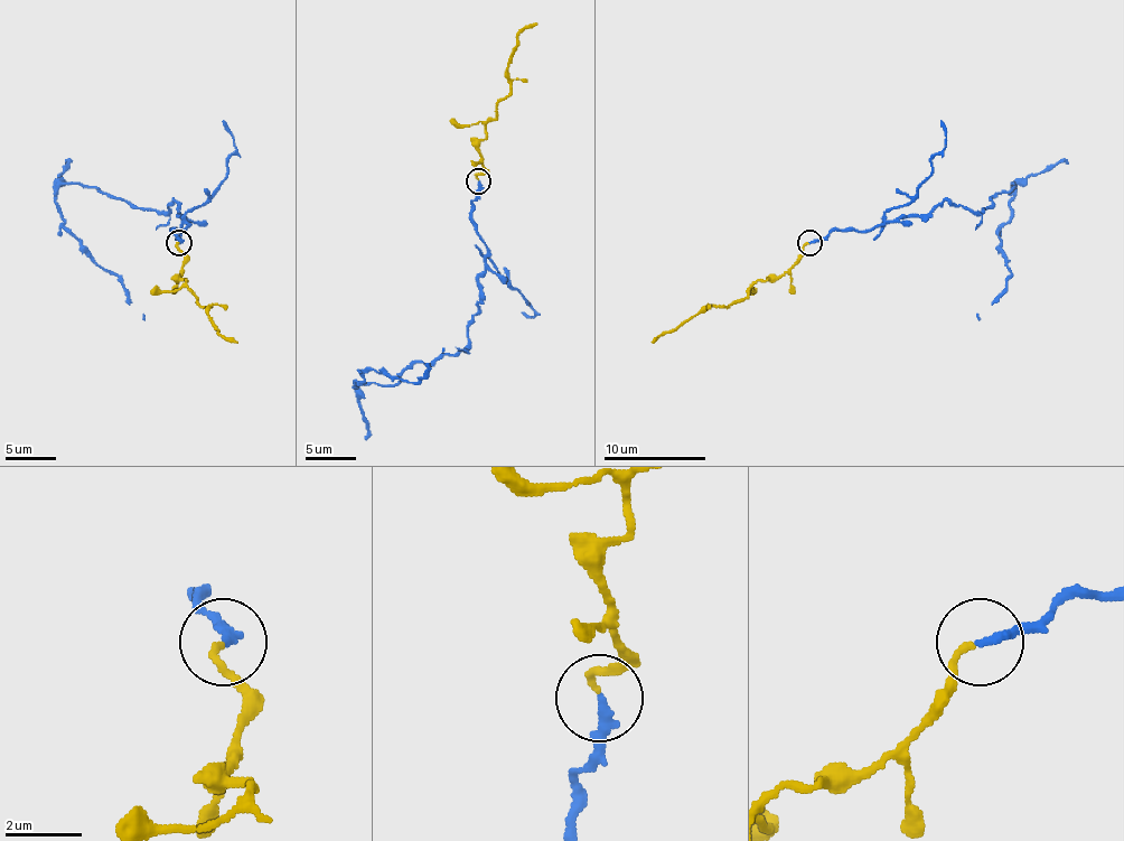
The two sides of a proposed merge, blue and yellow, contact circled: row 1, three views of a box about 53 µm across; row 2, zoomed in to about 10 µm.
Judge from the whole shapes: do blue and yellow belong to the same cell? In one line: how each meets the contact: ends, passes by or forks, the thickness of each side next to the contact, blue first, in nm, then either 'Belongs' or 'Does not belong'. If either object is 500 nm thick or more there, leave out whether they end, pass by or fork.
At the ring blue ends. At the ring yellow ends. Thickness 240 nm (blue) against 170 nm. Does not belong

